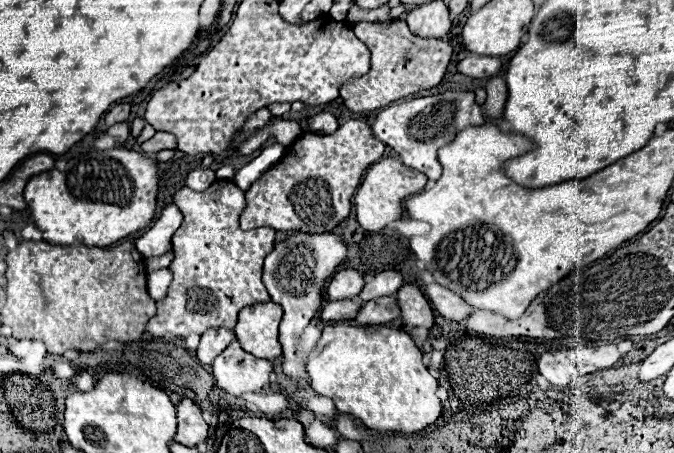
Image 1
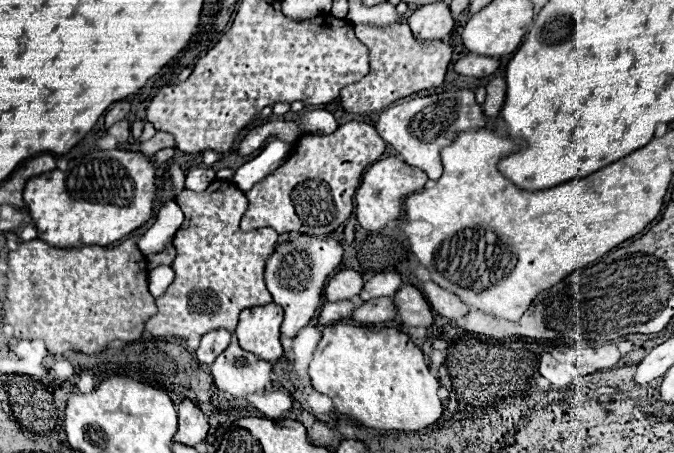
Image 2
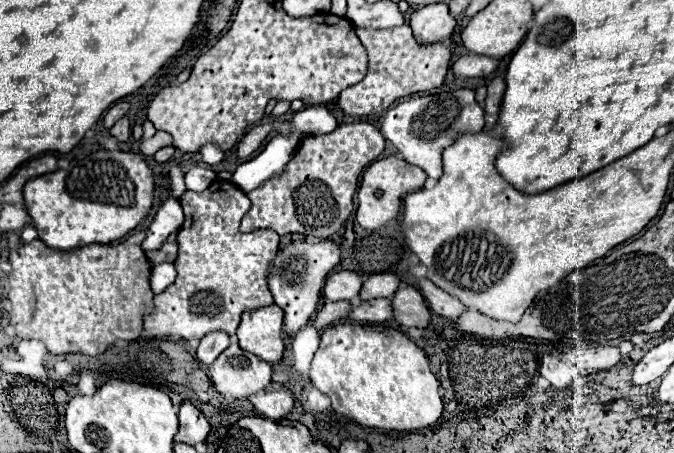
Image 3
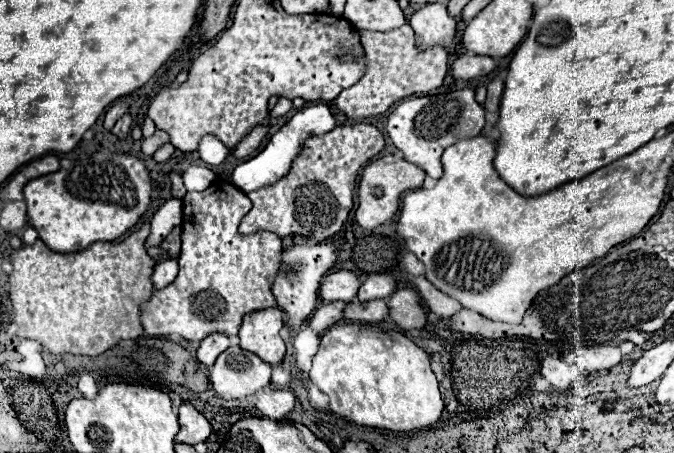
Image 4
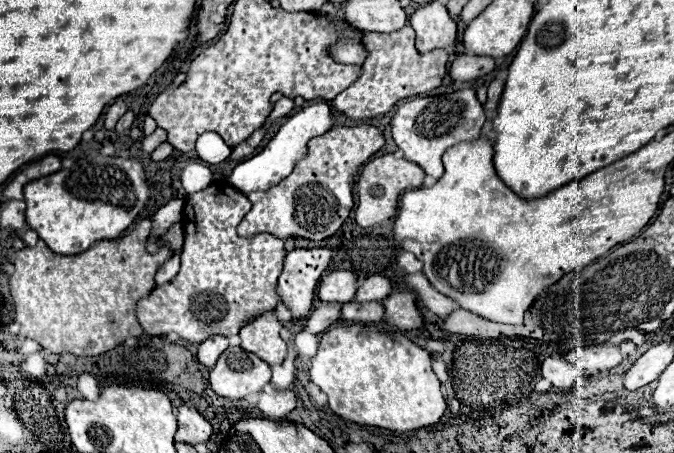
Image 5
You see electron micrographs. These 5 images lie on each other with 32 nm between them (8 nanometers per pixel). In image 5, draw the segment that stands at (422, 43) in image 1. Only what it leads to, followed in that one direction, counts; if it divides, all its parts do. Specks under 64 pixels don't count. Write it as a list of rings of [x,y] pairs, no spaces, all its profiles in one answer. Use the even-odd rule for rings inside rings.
[[[408,24],[392,34],[370,32],[364,36],[364,44],[370,54],[362,66],[360,78],[356,78],[356,82],[350,88],[340,92],[332,100],[332,106],[346,118],[362,120],[362,118],[382,116],[388,110],[392,110],[398,100],[424,94],[442,84],[442,78],[446,74],[448,54],[442,48],[432,50],[428,54],[420,54],[414,46],[414,30]]]

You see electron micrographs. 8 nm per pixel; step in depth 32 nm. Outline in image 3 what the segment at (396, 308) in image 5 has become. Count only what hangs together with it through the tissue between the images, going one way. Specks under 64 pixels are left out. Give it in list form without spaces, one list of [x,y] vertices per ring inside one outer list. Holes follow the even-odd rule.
[[[412,286],[392,296],[392,316],[404,328],[426,328],[430,322],[430,312],[422,294]]]

